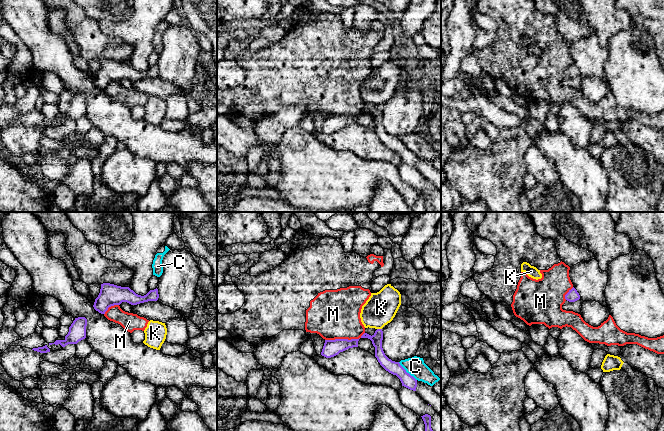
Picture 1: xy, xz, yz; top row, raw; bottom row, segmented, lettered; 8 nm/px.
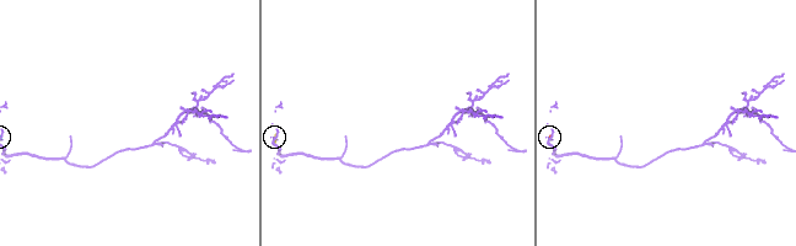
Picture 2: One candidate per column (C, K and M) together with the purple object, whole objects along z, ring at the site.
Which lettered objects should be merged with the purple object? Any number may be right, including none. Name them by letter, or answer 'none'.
none

